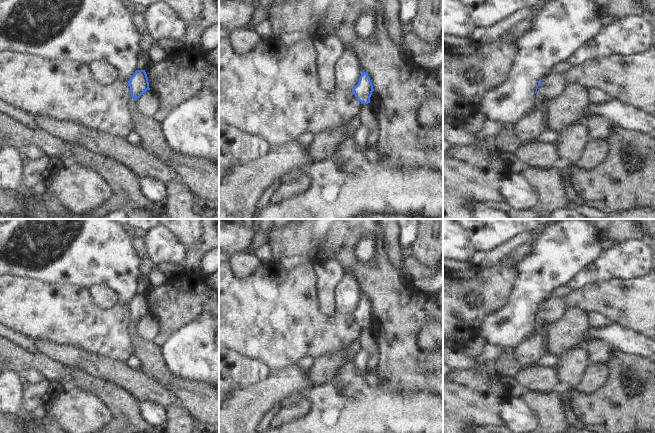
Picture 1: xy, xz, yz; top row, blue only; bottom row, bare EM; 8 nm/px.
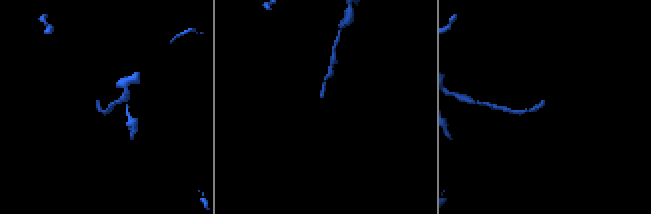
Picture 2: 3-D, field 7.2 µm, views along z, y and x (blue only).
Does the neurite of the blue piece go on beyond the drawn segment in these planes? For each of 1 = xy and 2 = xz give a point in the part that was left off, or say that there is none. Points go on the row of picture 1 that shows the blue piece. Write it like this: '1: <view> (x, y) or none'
1: none
2: none

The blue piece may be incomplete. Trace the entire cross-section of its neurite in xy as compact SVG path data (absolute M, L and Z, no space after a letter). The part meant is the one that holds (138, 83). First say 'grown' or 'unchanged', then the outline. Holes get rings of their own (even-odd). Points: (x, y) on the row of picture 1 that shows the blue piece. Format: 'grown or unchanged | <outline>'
unchanged | M136 70L134 75L128 81L131 97L137 100L149 88L148 77L145 70Z

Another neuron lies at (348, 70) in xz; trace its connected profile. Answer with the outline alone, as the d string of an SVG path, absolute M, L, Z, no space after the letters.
M351 50L344 52L336 67L338 89L352 90L358 84L362 72L358 54Z

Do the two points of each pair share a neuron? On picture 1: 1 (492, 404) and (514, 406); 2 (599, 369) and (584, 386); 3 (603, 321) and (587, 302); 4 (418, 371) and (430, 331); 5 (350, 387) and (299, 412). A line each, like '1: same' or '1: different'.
1: different
2: same
3: different
4: different
5: different

